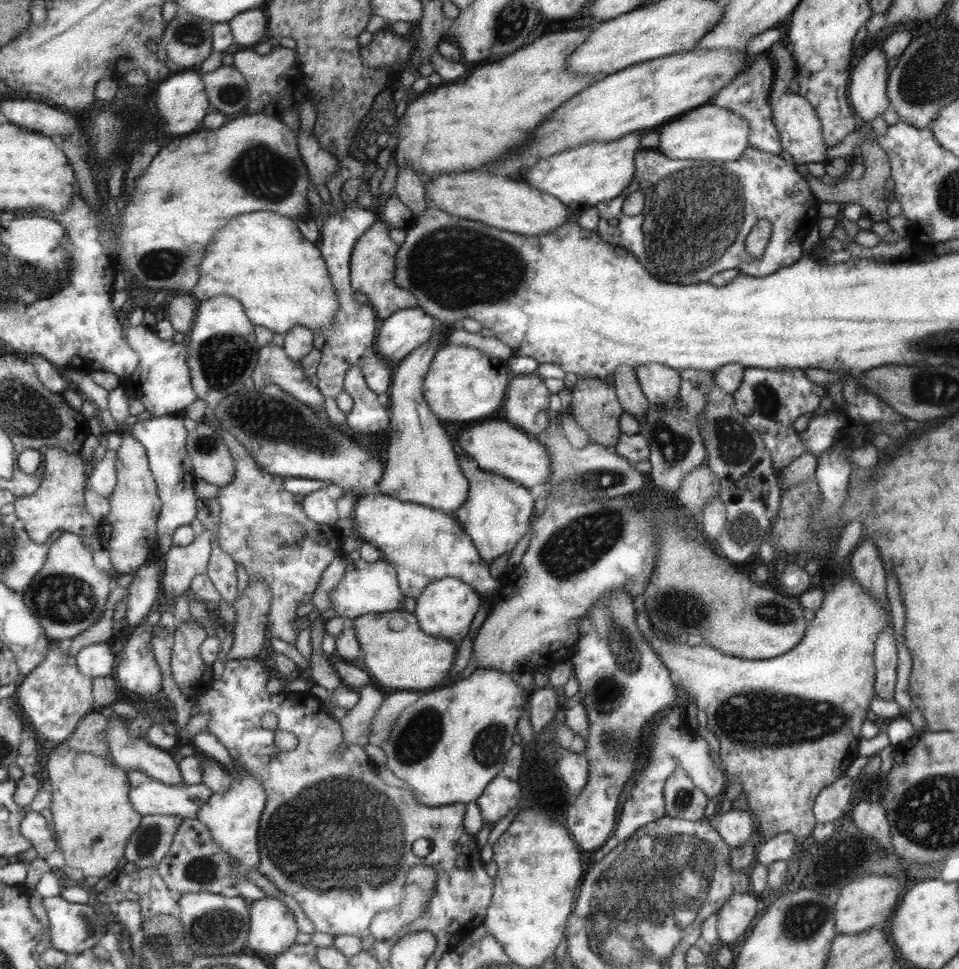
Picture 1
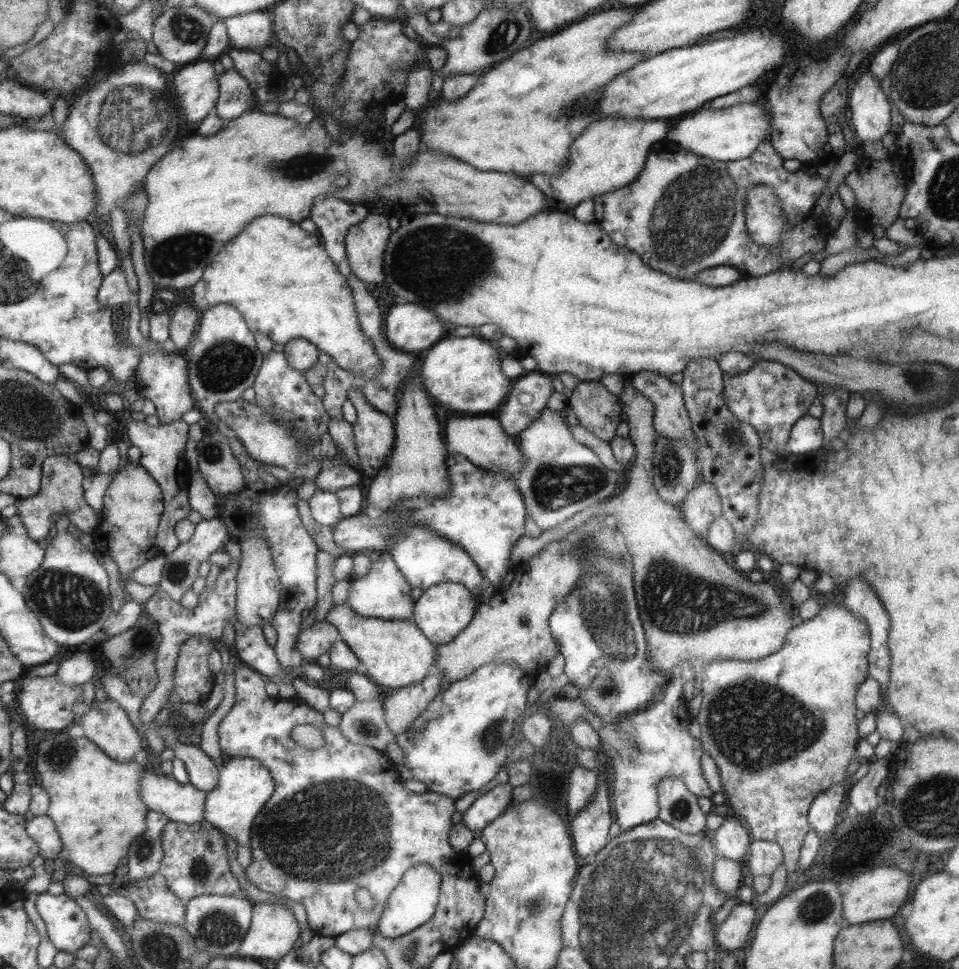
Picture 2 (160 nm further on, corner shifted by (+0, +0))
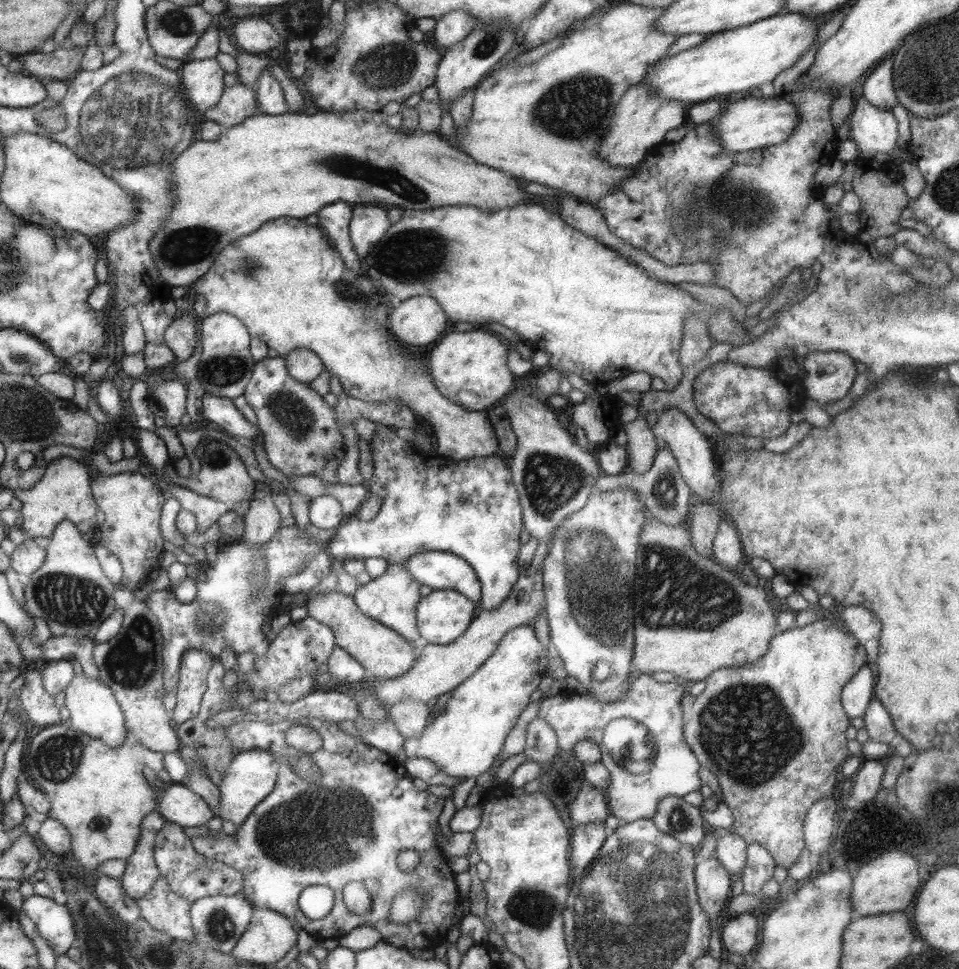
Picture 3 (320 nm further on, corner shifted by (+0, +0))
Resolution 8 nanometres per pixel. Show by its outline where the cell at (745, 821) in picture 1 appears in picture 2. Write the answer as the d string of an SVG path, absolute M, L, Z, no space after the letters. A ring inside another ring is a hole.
M733 816L722 820L711 839L715 840L715 846L723 858L735 861L744 859L750 845L748 827Z

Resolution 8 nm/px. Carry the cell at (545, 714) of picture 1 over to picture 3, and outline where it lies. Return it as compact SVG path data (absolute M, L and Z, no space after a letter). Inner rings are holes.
M535 717L526 726L524 754L528 761L549 762L557 754L556 734L542 718Z

